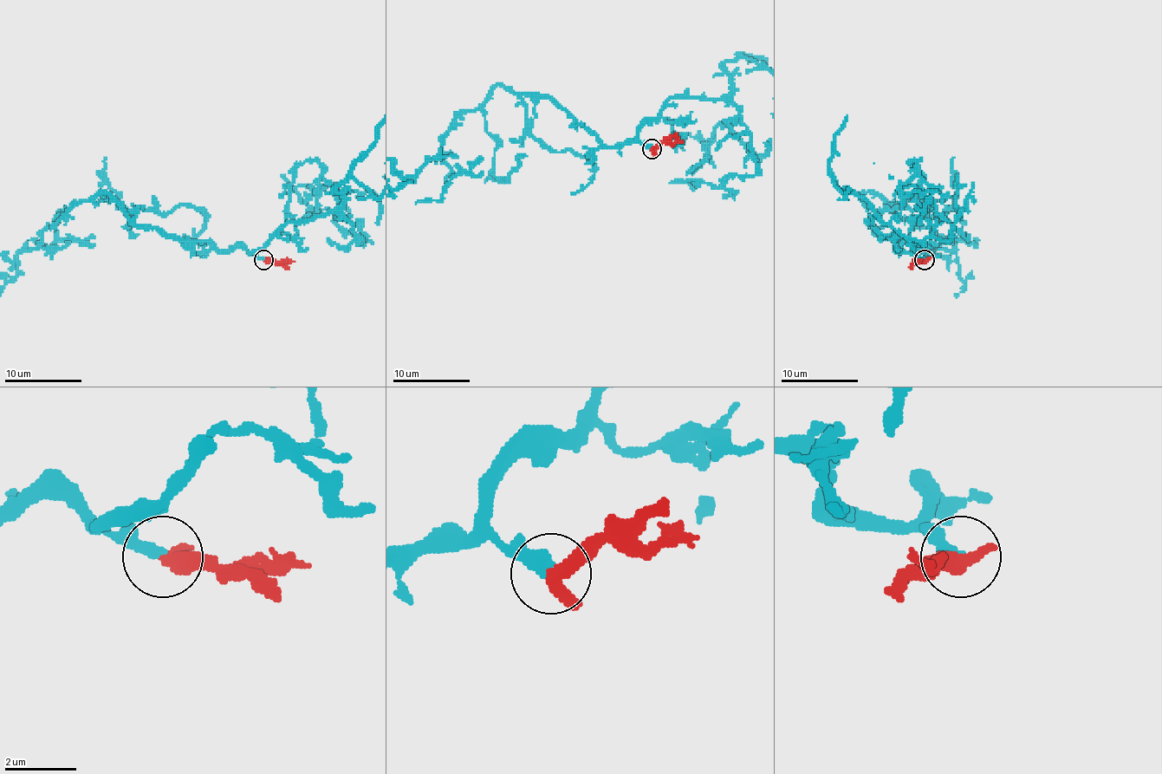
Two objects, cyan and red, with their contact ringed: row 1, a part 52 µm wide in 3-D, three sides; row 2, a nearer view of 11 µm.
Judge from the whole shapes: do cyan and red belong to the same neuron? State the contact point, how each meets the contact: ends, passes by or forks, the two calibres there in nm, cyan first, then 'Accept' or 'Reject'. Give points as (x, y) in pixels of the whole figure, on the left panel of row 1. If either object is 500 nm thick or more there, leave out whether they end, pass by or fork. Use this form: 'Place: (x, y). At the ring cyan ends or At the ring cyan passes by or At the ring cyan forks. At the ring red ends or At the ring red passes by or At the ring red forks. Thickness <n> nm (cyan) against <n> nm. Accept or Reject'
Place: (263, 260). At the ring cyan ends. At the ring red ends. Thickness 340 nm (cyan) against 480 nm. Accept

